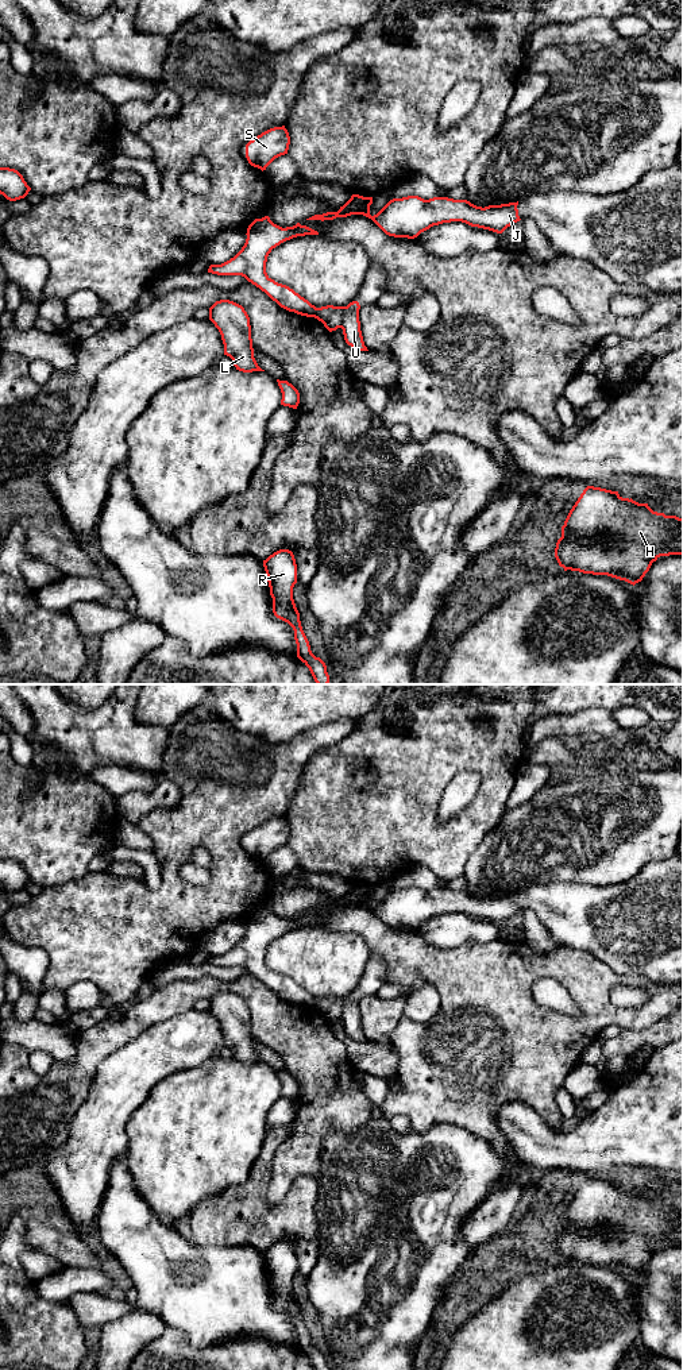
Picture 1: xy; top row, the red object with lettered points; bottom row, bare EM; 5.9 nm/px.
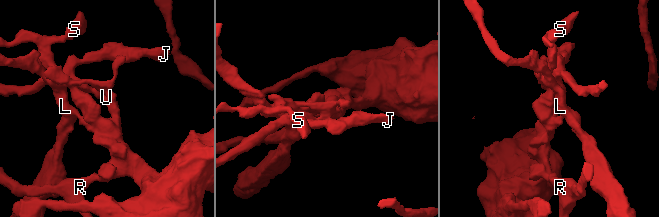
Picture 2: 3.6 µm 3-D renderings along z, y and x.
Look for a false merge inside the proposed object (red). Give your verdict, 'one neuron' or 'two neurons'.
two neurons

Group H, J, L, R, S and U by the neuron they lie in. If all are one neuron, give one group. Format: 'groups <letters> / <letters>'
groups H J R S U / L

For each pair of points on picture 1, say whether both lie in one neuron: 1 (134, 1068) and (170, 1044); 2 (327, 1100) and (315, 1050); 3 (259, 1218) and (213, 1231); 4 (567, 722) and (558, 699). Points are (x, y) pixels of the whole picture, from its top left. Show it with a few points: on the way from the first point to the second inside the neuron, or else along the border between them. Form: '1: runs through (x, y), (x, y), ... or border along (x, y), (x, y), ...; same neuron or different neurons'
1: runs through (143, 1062), (161, 1050); same neuron
2: runs through (327, 1088), (327, 1079), (319, 1062); same neuron
3: runs through (249, 1218), (224, 1220); same neuron
4: border along (595, 706), (570, 714), (550, 714); different neurons

